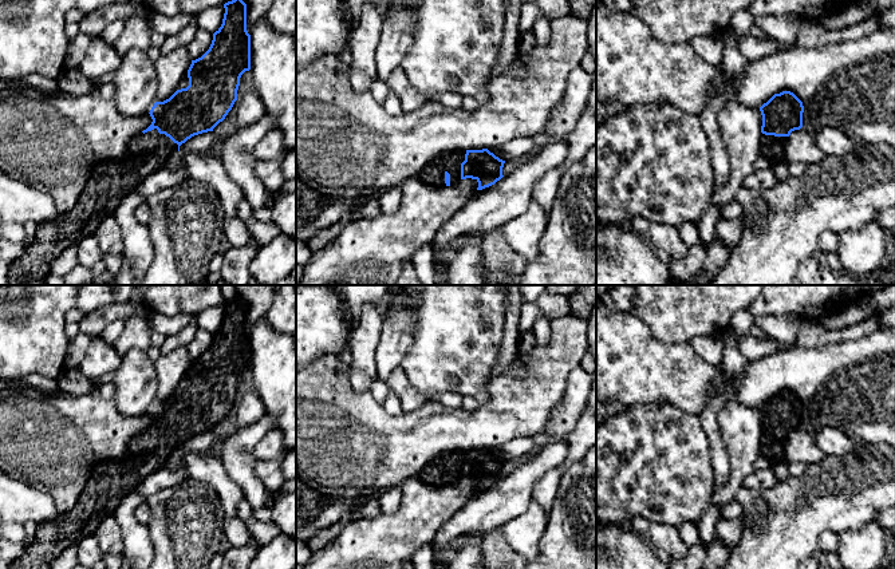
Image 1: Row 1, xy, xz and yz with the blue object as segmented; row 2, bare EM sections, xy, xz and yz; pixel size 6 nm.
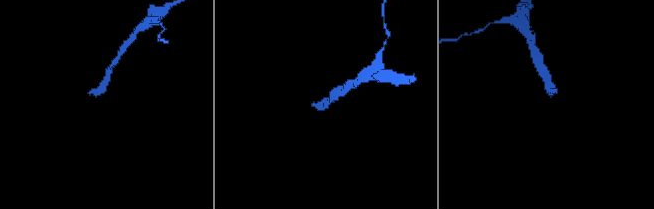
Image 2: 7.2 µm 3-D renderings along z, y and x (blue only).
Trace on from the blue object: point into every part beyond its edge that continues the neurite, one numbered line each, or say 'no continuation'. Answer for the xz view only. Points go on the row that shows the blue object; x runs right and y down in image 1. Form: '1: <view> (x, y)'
1: xz (433, 174)

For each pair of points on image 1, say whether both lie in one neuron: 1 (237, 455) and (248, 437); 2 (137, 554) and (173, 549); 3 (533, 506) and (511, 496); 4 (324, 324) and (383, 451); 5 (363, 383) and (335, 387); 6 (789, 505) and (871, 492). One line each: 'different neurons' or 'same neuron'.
1: same neuron
2: different neurons
3: different neurons
4: different neurons
5: different neurons
6: same neuron

